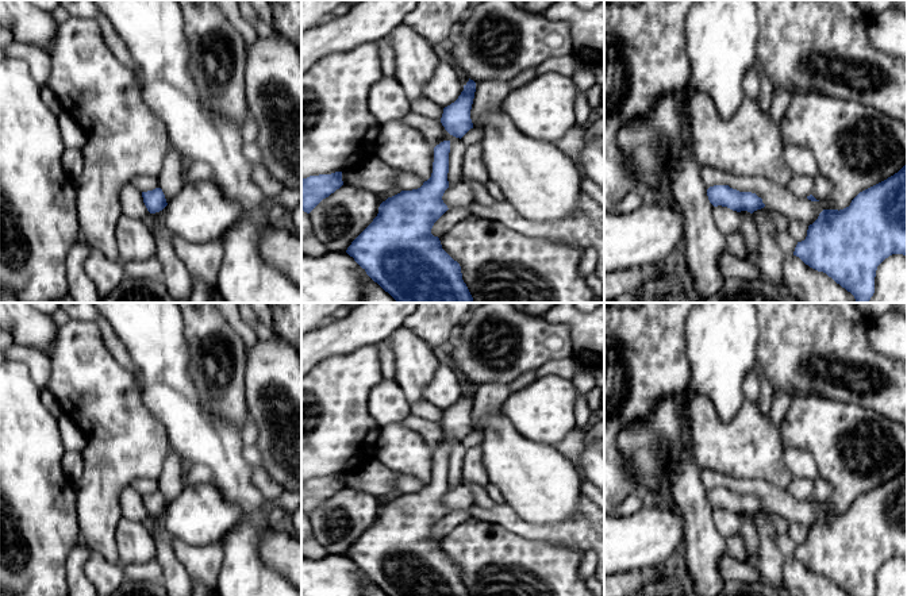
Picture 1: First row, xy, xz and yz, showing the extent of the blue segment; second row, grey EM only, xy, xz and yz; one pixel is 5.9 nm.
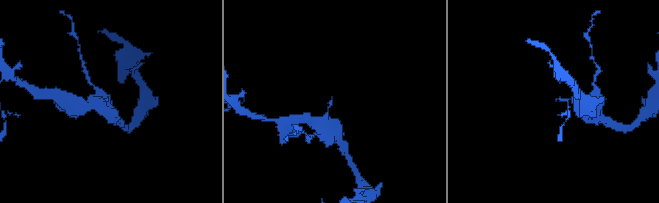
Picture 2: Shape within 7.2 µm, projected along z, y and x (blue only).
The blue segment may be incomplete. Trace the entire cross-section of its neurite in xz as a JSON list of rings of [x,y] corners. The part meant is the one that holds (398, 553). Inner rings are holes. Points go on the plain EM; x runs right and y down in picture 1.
[[[450,443],[434,450],[431,480],[418,492],[401,493],[378,510],[373,524],[351,545],[346,555],[388,596],[470,596],[461,569],[431,537],[434,526],[449,512],[442,499],[449,491]]]

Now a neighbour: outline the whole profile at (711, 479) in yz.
[[[816,395],[793,396],[781,420],[780,434],[785,447],[804,447],[815,461],[818,476],[833,485],[833,495],[819,504],[795,500],[787,489],[780,489],[760,478],[734,478],[722,470],[702,469],[707,491],[729,488],[739,495],[752,495],[765,510],[812,527],[823,512],[843,512],[862,493],[887,482],[907,466],[907,428],[858,404],[842,403]]]

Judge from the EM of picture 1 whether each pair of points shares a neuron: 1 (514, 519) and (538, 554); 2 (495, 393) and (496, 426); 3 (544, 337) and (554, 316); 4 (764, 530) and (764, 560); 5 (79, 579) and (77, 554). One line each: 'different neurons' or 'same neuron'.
1: different neurons
2: different neurons
3: different neurons
4: same neuron
5: same neuron

